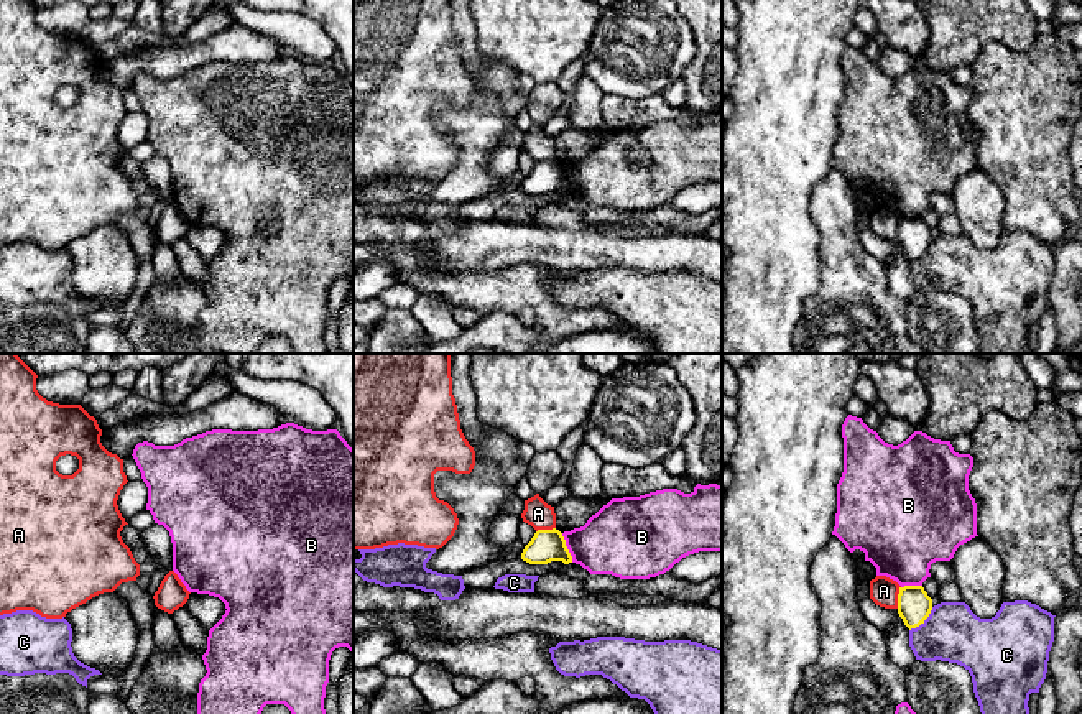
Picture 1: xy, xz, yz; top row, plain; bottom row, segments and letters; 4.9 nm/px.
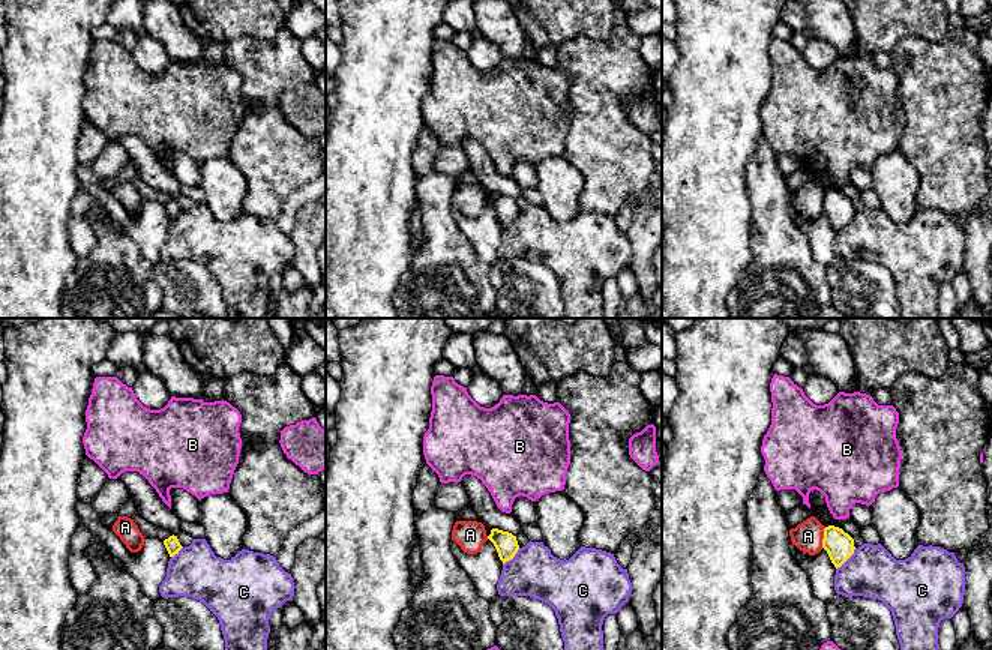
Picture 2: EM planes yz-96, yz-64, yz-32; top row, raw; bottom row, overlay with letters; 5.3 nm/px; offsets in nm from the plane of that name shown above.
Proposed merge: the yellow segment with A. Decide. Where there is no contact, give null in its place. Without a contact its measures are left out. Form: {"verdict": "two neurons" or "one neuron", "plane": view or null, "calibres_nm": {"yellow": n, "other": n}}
{"verdict": "two neurons", "plane": "yz", "calibres_nm": {"yellow": 160, "other": 140}}

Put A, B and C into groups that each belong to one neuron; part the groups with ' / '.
A / B / C

